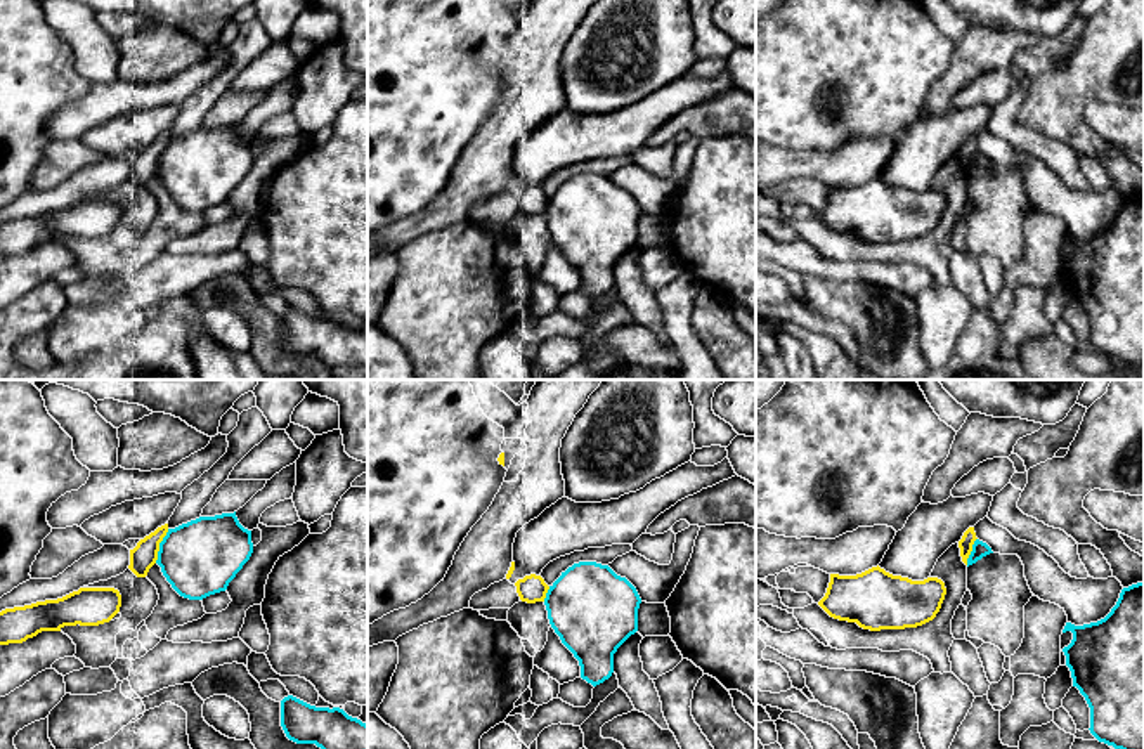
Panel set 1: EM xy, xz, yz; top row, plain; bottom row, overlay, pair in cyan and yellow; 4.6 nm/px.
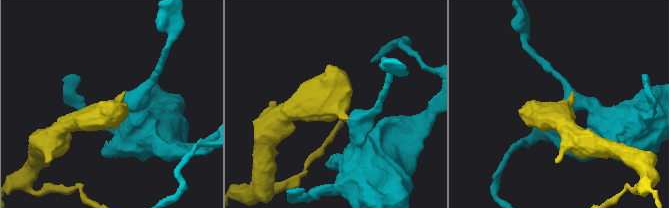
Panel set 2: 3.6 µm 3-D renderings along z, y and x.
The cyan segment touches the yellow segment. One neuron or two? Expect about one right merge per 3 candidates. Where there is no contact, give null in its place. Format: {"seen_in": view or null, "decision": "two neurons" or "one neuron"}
{"seen_in": "xy", "decision": "two neurons"}

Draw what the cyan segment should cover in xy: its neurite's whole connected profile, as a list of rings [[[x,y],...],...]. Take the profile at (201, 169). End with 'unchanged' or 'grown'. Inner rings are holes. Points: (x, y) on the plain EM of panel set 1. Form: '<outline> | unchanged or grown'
[[[234,125],[199,128],[168,140],[159,154],[156,175],[172,199],[184,210],[203,212],[225,203],[253,165],[251,142],[244,140]]] | unchanged

